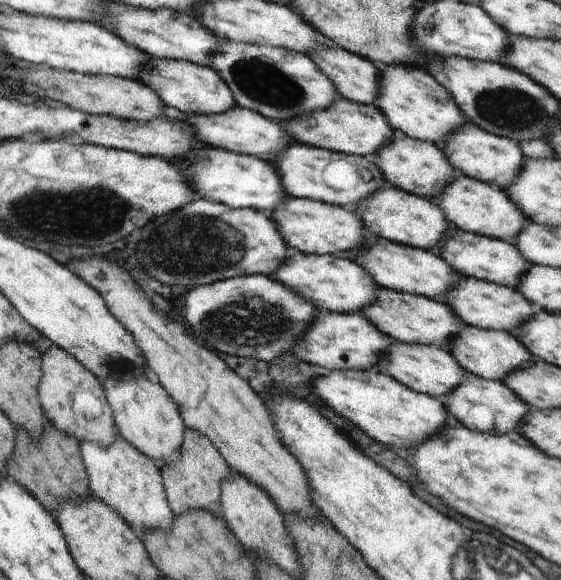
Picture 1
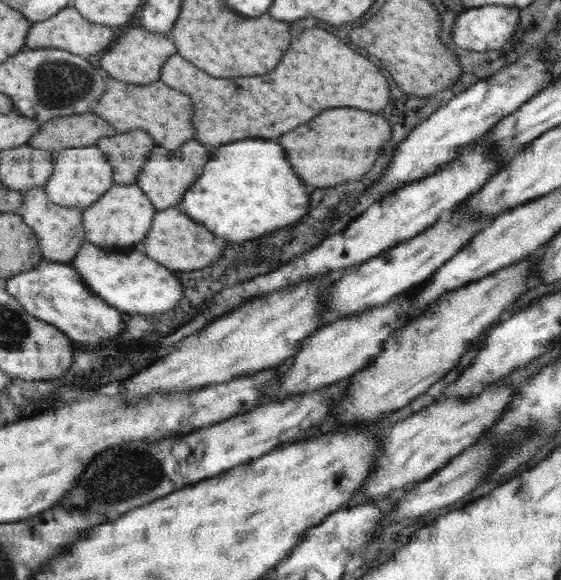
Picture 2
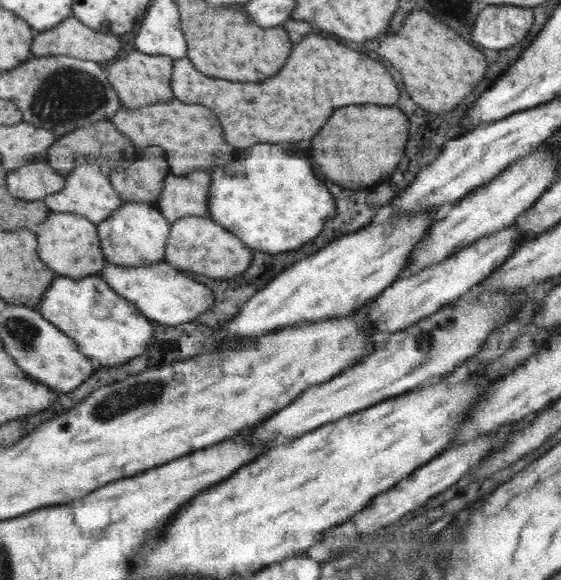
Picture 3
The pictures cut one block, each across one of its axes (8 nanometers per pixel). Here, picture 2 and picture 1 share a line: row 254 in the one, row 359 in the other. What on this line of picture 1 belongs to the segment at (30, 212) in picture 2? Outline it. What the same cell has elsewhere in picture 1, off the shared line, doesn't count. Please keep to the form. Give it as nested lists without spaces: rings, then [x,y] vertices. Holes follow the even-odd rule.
[[[56,345],[44,352],[41,360],[42,378],[38,385],[40,404],[48,424],[78,442],[88,441],[108,448],[119,438],[113,410],[101,382],[78,360]]]

